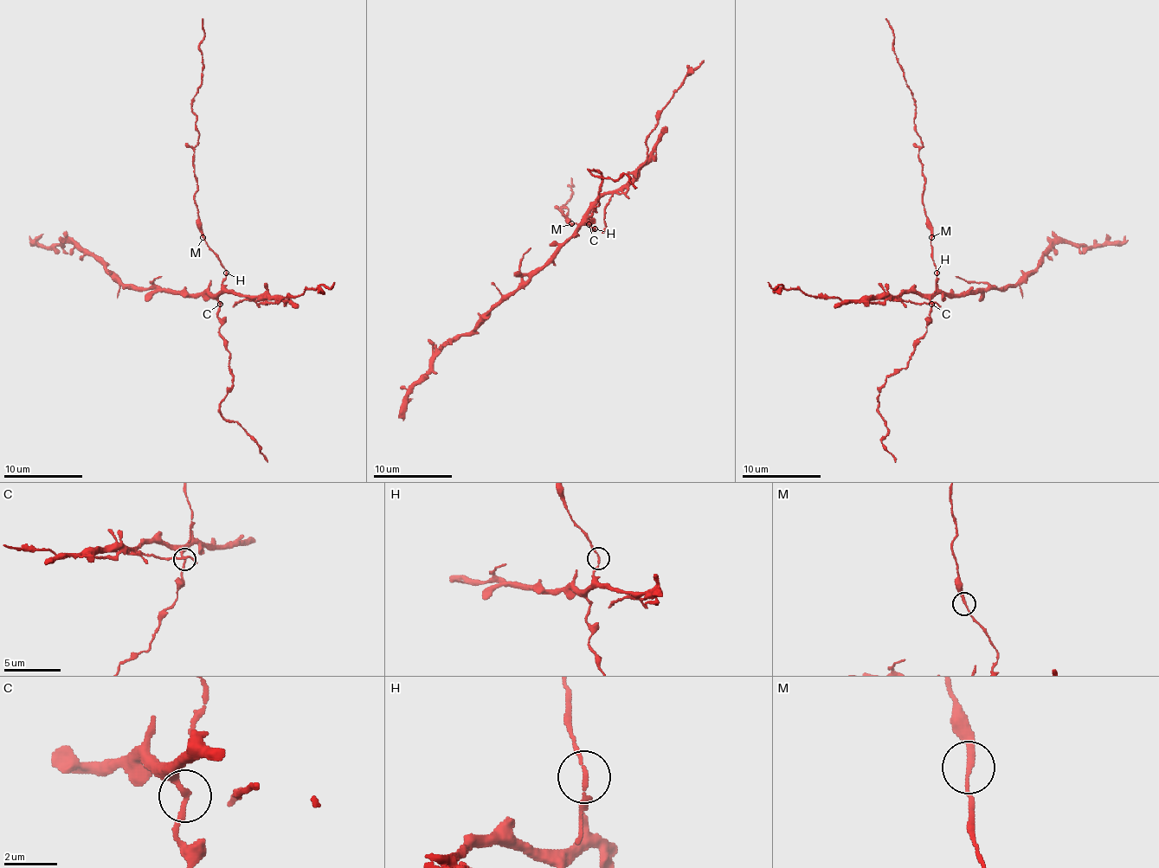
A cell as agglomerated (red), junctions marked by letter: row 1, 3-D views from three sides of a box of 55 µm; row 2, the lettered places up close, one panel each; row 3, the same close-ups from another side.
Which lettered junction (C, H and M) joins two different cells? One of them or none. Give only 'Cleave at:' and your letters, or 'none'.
Cleave at: C

